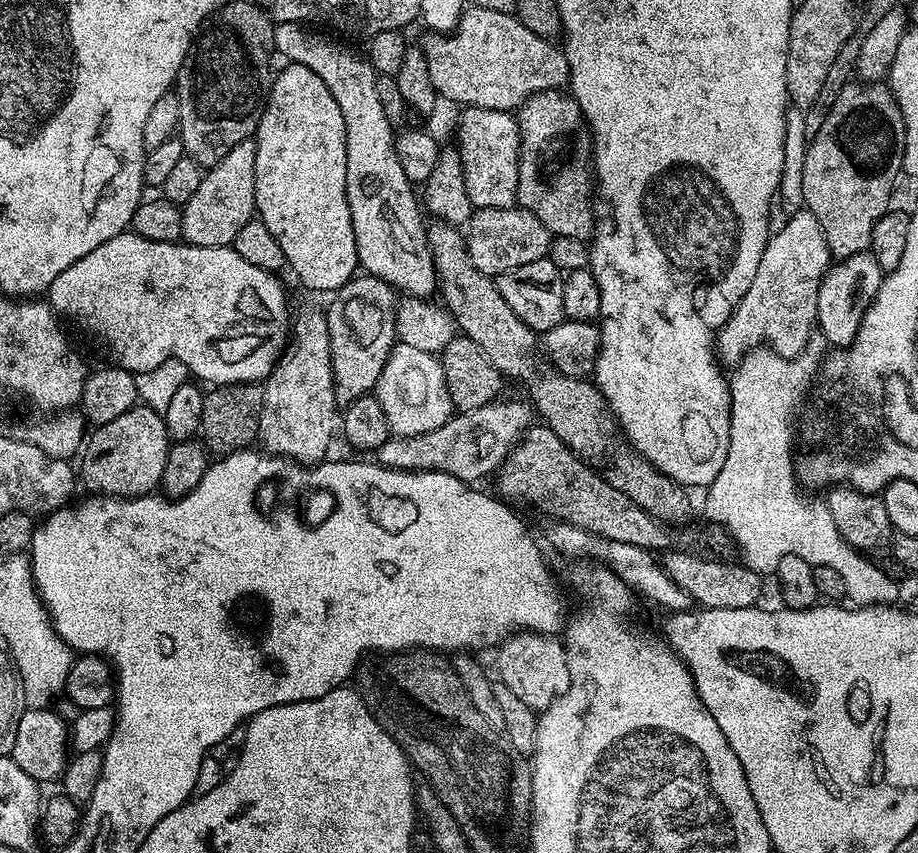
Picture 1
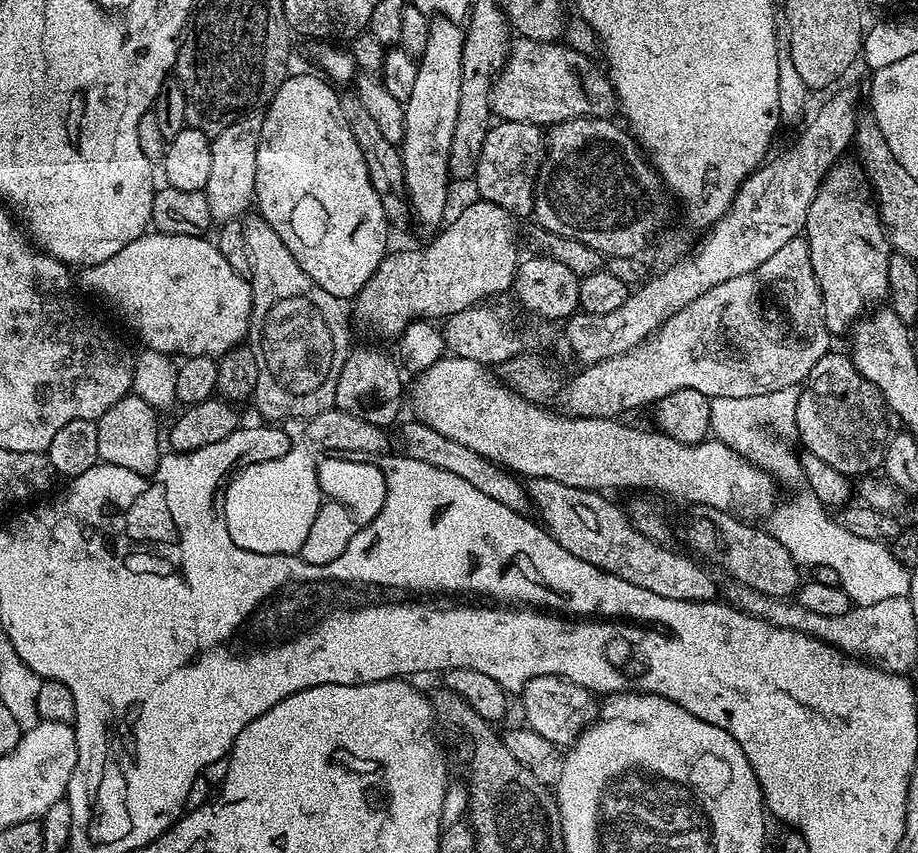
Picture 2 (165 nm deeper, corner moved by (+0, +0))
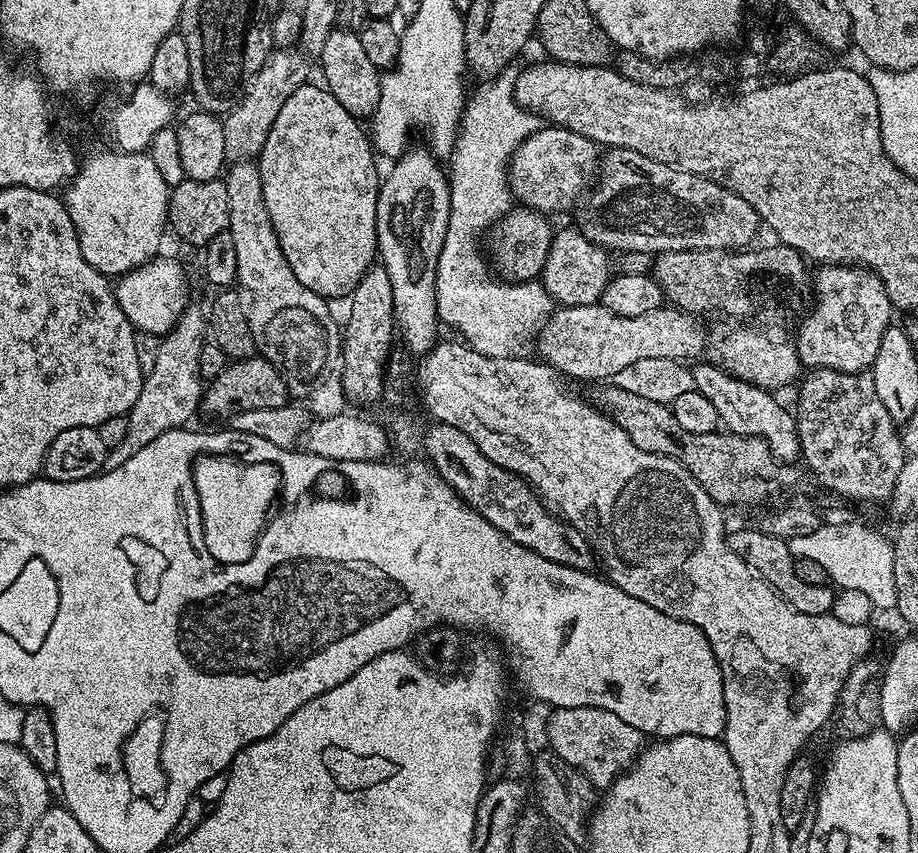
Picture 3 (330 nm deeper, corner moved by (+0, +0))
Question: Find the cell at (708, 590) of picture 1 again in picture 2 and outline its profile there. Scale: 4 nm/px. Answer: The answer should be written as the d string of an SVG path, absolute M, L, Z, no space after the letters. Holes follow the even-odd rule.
M537 476L527 481L526 487L539 523L556 539L558 546L570 550L574 558L582 558L582 562L590 562L603 572L614 574L626 582L634 582L634 586L642 586L642 590L662 594L662 598L701 602L717 599L715 582L695 564L695 559L692 561L678 556L663 548L663 543L639 532L625 511L623 514L614 501L604 497L607 495Z

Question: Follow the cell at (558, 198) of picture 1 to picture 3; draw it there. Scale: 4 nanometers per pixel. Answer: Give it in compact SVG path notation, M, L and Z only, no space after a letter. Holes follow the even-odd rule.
M609 148L603 153L594 192L595 188L596 197L592 204L579 205L578 227L582 235L605 250L616 248L617 253L646 251L651 254L689 252L695 248L744 250L753 243L751 240L759 234L760 228L762 232L760 215L754 206L750 206L750 202L746 202L746 198L738 198L738 194L704 176L695 176L683 172L681 168L654 162L654 158L646 158L646 154L638 154L629 148Z

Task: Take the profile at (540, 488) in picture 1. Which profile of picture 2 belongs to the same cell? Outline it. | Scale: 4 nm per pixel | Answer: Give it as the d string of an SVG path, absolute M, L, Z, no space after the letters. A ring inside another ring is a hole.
M696 506L689 512L692 513L689 514L688 525L684 528L689 546L697 552L697 557L705 556L706 559L713 560L726 575L733 576L737 585L773 598L791 597L800 587L801 569L790 558L786 546L782 546L763 527L755 528L752 525L755 523L745 522L737 515L710 506Z

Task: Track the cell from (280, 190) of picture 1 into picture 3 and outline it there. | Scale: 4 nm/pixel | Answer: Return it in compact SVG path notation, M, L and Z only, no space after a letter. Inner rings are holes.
M315 82L303 84L301 88L294 90L294 94L290 94L290 98L286 98L285 104L282 105L282 110L278 110L278 118L274 118L274 126L270 126L270 134L266 138L262 150L258 154L258 167L260 177L262 178L262 194L266 198L266 210L270 214L270 222L278 234L278 242L282 246L282 254L286 254L286 262L290 262L290 270L294 270L294 278L298 278L298 282L302 282L302 286L314 290L314 294L319 296L325 298L344 296L343 298L348 298L351 297L352 291L358 286L364 271L372 267L378 256L375 207L378 206L382 176L380 172L379 174L376 173L378 156L373 149L372 141L365 125L363 128L360 125L363 123L357 117L351 116L346 110L346 106L342 106L342 102L338 102L338 98L334 98L334 94L329 92L327 87L321 86L319 83L317 84Z

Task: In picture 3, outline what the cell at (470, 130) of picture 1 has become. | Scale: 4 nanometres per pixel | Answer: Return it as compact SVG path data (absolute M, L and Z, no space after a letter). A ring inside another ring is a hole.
M541 126L514 150L508 163L508 186L513 197L533 213L560 212L575 205L587 188L589 191L590 182L597 179L601 159L601 149L590 138L574 134L569 128Z

